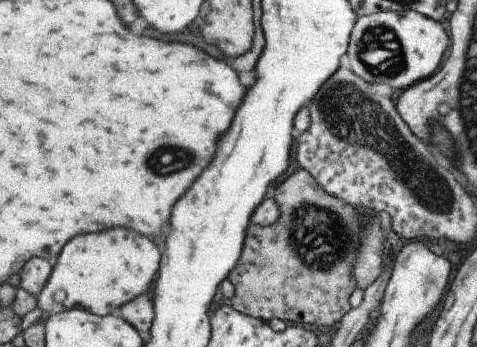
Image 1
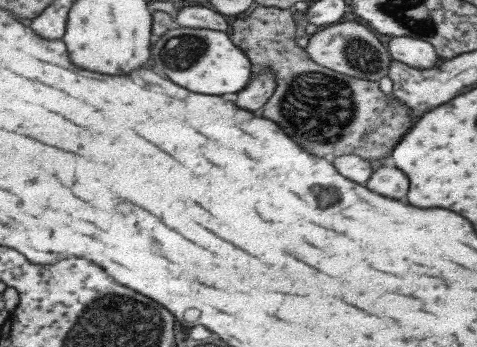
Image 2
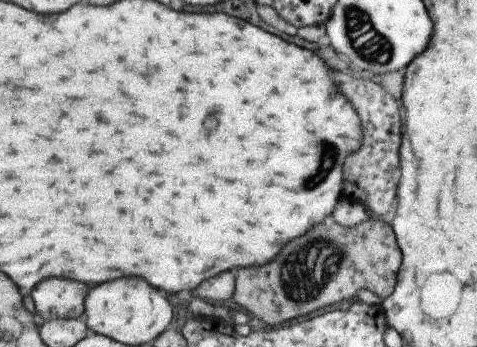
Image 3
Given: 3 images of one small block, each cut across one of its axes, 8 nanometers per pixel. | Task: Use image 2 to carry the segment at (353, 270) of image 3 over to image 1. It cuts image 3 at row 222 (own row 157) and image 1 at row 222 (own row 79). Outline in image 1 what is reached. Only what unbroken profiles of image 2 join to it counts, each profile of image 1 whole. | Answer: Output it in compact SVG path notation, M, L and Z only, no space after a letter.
M299 168L293 176L275 188L275 198L281 202L281 220L269 228L255 224L249 228L243 260L239 260L237 268L227 278L227 282L237 288L231 304L239 312L261 318L265 322L271 318L281 318L285 322L303 322L303 326L307 322L333 326L353 310L349 296L355 292L357 280L351 274L351 266L357 262L357 246L361 246L361 214L353 204L347 204L345 200L329 194L319 184L319 180L315 180L315 176L303 168Z

